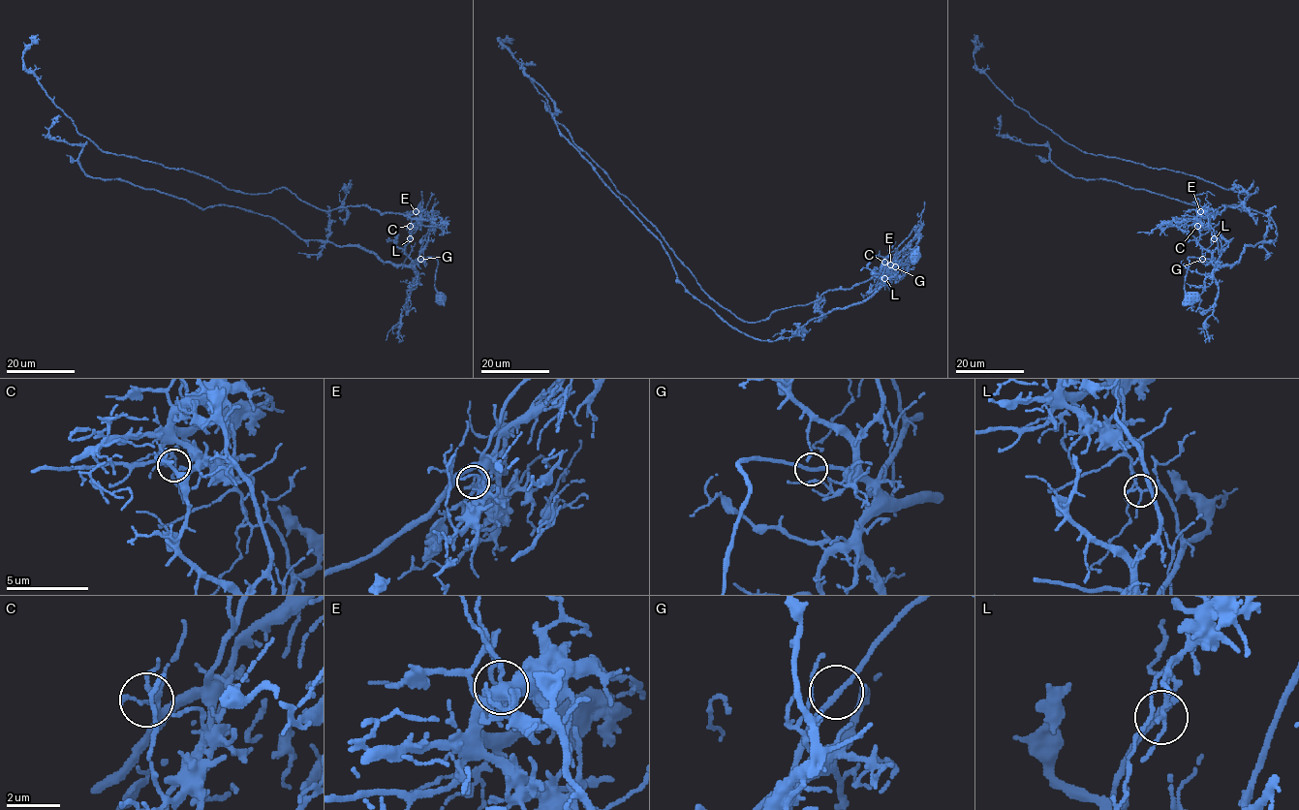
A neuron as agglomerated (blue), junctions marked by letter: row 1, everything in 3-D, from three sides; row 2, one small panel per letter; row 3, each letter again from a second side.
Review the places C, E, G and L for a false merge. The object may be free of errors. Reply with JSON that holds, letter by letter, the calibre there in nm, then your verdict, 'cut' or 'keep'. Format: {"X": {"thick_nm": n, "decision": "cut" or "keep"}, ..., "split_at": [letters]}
{"C": {"thick_nm": 100, "decision": "keep"}, "E": {"thick_nm": 240, "decision": "keep"}, "G": {"thick_nm": 160, "decision": "keep"}, "L": {"thick_nm": 120, "decision": "cut"}, "split_at": ["L"]}

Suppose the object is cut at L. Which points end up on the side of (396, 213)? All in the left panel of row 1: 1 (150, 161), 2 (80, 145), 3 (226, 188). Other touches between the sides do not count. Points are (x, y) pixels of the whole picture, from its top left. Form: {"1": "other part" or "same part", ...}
{"1": "same part", "2": "other part", "3": "same part"}

